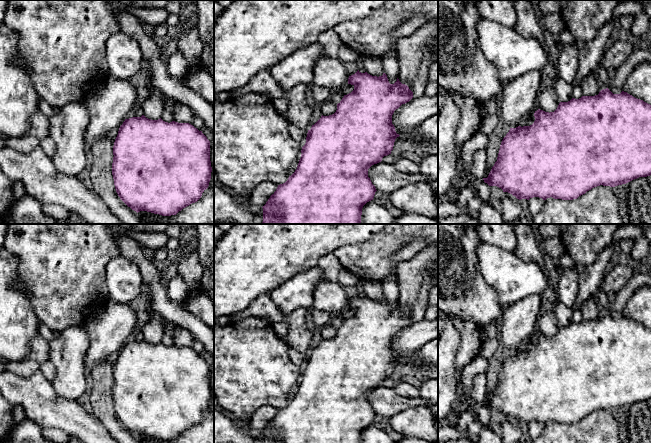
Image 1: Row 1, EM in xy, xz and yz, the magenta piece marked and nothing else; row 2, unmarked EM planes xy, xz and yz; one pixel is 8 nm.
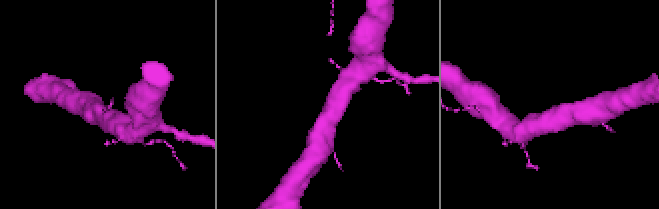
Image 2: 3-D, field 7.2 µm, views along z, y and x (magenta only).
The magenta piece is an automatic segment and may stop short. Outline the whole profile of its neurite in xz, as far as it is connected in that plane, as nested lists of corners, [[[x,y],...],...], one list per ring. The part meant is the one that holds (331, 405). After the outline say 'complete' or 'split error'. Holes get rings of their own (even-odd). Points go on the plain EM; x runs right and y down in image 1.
[[[358,294],[355,298],[349,300],[348,308],[353,309],[354,314],[351,317],[344,319],[342,324],[337,328],[336,336],[329,340],[322,339],[321,342],[312,349],[311,353],[308,354],[306,367],[302,371],[302,378],[297,393],[289,400],[285,407],[278,409],[276,415],[262,431],[263,443],[361,443],[363,430],[367,426],[373,424],[377,414],[368,401],[368,393],[372,389],[381,386],[384,380],[391,378],[395,363],[400,360],[396,357],[395,351],[392,348],[392,339],[402,328],[409,326],[413,322],[413,316],[407,309],[402,308],[398,302],[394,308],[390,308],[385,297],[383,297],[382,300],[377,301],[370,299],[367,296],[361,297]]]; complete

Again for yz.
[[[608,312],[603,313],[595,320],[582,320],[579,323],[572,322],[568,326],[560,326],[554,336],[545,336],[538,333],[534,337],[535,345],[530,350],[518,350],[510,352],[509,356],[503,362],[497,385],[492,391],[487,402],[483,402],[484,406],[489,410],[497,410],[515,420],[517,423],[527,423],[539,421],[543,424],[547,422],[573,424],[585,418],[594,411],[603,409],[615,411],[626,408],[639,401],[647,401],[651,399],[651,329],[643,324],[637,323],[627,316],[622,315],[620,318],[613,318]]]; complete

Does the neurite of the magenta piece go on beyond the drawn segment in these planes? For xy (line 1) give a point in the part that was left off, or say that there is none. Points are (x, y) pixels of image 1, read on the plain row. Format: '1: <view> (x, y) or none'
1: none

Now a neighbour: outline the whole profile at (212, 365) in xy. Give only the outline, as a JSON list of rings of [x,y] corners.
[[[214,362],[210,365],[210,385],[211,385],[212,396],[209,409],[210,408],[214,409]]]

